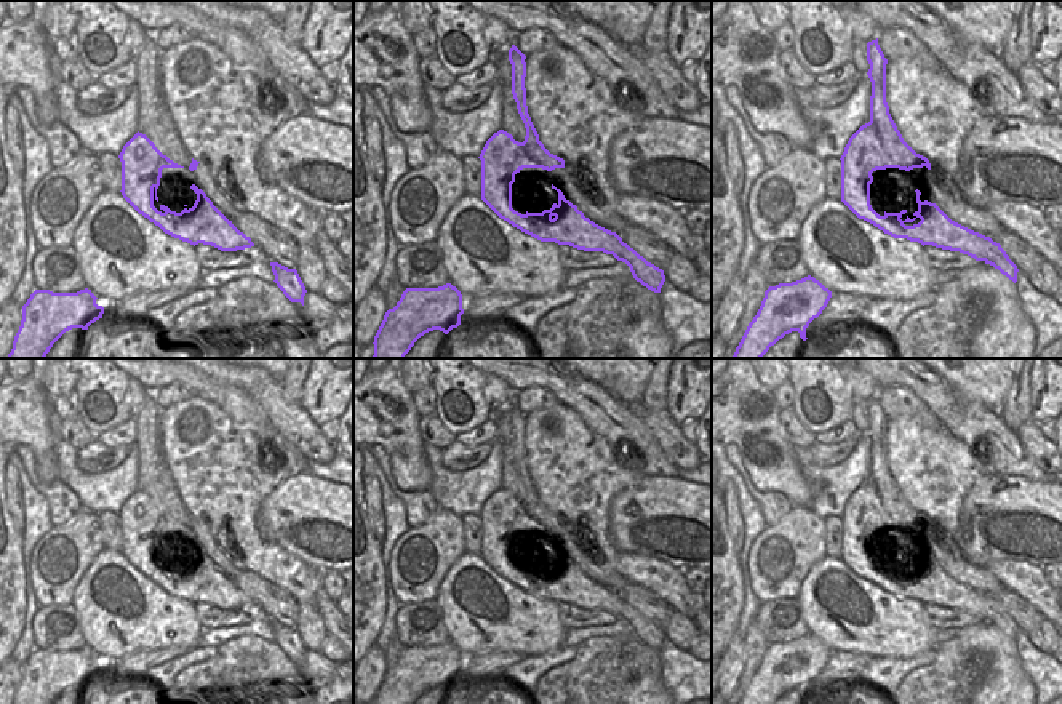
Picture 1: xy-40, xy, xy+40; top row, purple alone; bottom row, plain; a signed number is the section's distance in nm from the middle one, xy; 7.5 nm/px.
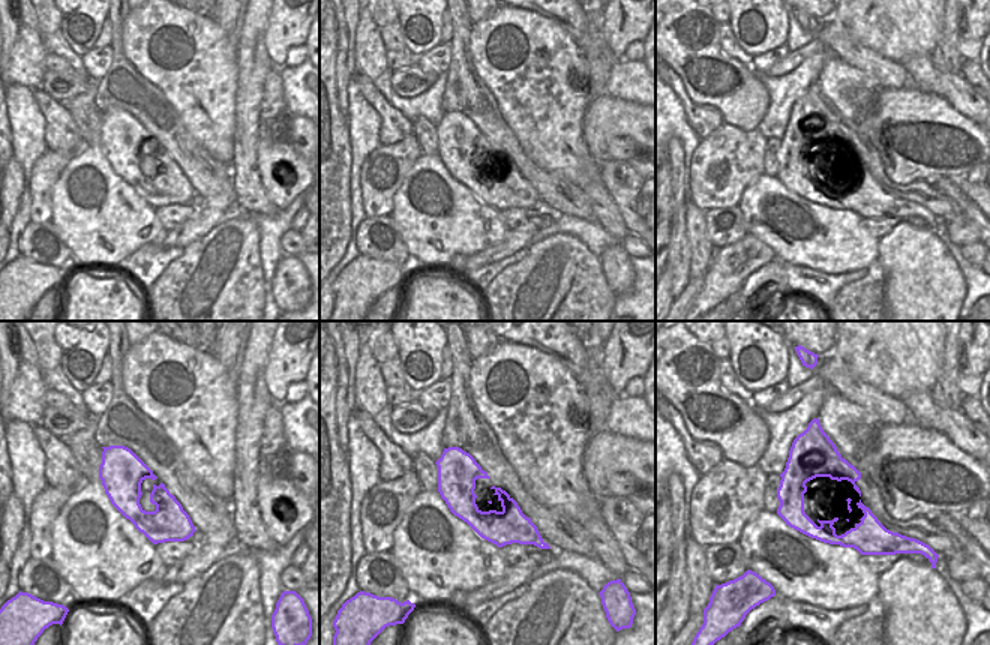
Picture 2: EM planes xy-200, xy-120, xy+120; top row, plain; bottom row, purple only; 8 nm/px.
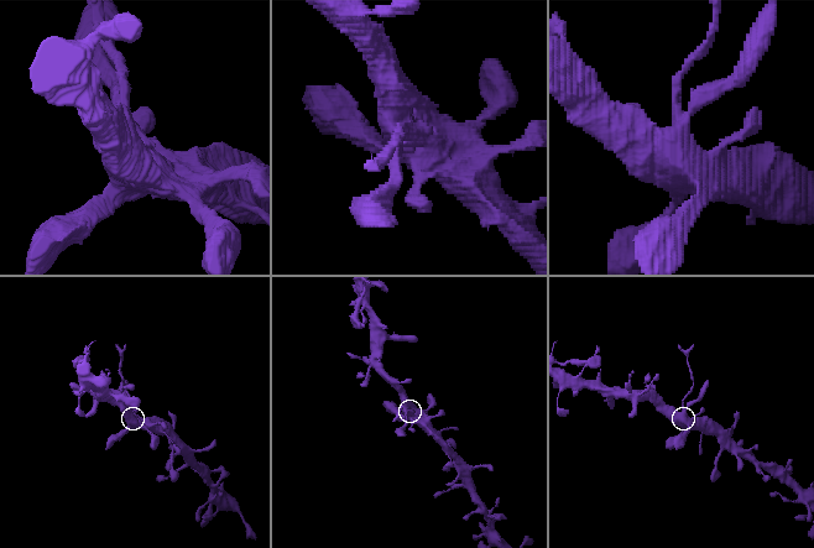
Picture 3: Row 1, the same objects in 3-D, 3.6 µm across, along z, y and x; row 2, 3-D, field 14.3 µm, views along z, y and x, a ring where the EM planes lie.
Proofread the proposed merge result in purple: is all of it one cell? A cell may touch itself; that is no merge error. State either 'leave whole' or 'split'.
split

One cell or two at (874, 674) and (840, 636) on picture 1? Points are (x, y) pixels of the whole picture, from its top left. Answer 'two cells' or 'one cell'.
two cells

